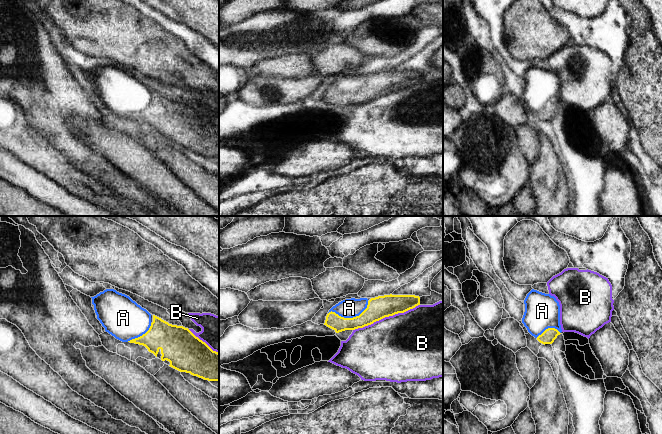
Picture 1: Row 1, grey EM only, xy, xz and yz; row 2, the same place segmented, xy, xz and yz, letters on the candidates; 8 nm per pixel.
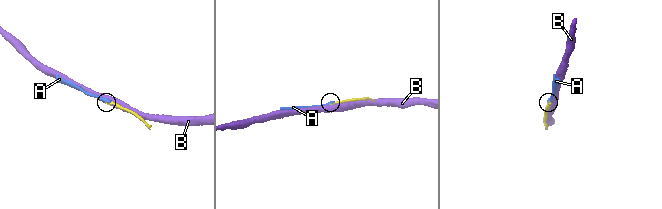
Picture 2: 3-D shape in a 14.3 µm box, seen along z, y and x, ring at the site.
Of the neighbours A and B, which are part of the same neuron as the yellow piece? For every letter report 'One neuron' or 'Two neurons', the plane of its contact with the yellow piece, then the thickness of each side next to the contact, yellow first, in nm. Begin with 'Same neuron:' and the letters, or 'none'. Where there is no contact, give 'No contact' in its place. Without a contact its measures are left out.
Same neuron: A
A: One neuron. Touches yellow in xz. Thickness 180 nm (yellow) against 160 nm
B: Two neurons. Touches yellow in xz. Thickness 180 nm (yellow) against 480 nm

